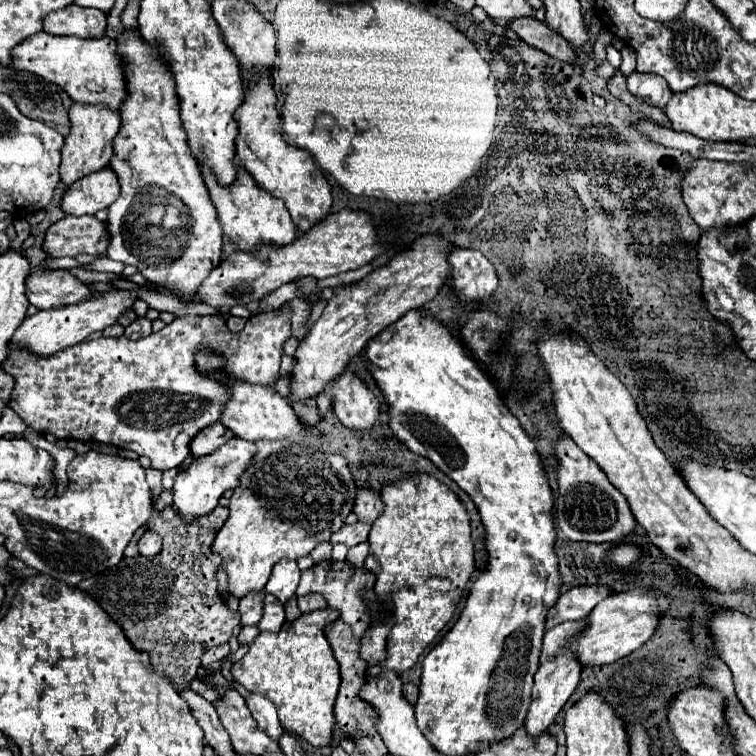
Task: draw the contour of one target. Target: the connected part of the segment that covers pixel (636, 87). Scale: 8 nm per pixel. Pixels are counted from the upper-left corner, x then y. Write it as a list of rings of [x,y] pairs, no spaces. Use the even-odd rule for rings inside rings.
[[[635,71],[631,77],[627,77],[627,87],[633,95],[641,97],[645,103],[659,107],[659,109],[663,109],[673,95],[673,91],[667,87],[665,79],[659,75],[651,75],[651,73],[643,75],[643,73]]]

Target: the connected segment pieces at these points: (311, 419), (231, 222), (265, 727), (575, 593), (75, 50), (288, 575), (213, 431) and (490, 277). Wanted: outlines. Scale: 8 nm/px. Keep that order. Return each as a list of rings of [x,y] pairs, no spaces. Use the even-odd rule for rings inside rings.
[[[309,399],[309,401],[303,401],[303,403],[295,403],[293,405],[299,421],[305,425],[305,427],[317,427],[321,423],[321,413],[317,411],[317,405],[315,405],[315,399]]]
[[[199,165],[203,183],[207,185],[209,197],[217,209],[223,233],[243,251],[249,251],[261,243],[273,243],[273,245],[283,245],[283,243],[291,243],[295,239],[295,225],[291,221],[291,215],[285,207],[285,203],[277,197],[271,197],[269,191],[263,191],[261,187],[257,187],[255,179],[251,179],[251,175],[239,167],[237,169],[237,179],[231,185],[219,185],[215,175],[211,173],[209,167]]]
[[[249,693],[245,697],[245,703],[247,703],[253,719],[257,721],[257,727],[261,731],[265,731],[271,739],[277,741],[283,735],[283,727],[279,723],[275,705],[265,695],[259,695],[259,693]]]
[[[579,585],[569,589],[561,595],[557,605],[549,611],[547,617],[547,629],[563,623],[563,621],[575,621],[587,617],[597,603],[601,603],[605,597],[609,597],[613,589],[609,585]]]
[[[39,33],[39,35],[27,37],[19,47],[15,47],[15,51],[11,53],[9,67],[17,69],[17,71],[35,73],[35,75],[47,79],[49,83],[59,85],[77,103],[93,103],[93,105],[97,103],[97,105],[107,105],[113,111],[119,111],[119,107],[123,105],[123,101],[127,97],[127,91],[125,91],[125,77],[123,77],[123,69],[119,63],[119,55],[115,55],[115,51],[117,51],[117,41],[109,39],[109,37],[81,39],[81,37],[53,37],[47,33]]]
[[[281,559],[279,563],[275,563],[273,573],[265,585],[265,591],[275,595],[281,603],[285,603],[295,595],[295,589],[299,585],[299,575],[301,571],[297,567],[297,561]]]
[[[211,423],[203,431],[199,431],[199,435],[195,435],[195,439],[191,439],[191,455],[201,457],[207,453],[213,453],[217,447],[221,447],[231,437],[233,437],[233,433],[227,431],[225,427],[221,427],[221,423]]]
[[[457,247],[449,255],[449,263],[449,283],[463,301],[481,301],[497,289],[495,267],[481,251]]]

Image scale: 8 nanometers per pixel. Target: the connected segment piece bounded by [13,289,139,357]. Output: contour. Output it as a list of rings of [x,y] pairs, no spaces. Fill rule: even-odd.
[[[113,289],[113,291],[103,291],[103,293],[93,293],[91,299],[67,307],[53,307],[47,311],[37,311],[31,317],[25,317],[25,321],[19,325],[19,329],[13,335],[13,347],[27,347],[39,357],[49,357],[57,351],[63,351],[67,347],[73,347],[81,341],[85,341],[91,333],[103,331],[109,325],[115,325],[117,319],[133,309],[135,301],[139,299],[137,293],[133,291],[123,291],[123,289]]]

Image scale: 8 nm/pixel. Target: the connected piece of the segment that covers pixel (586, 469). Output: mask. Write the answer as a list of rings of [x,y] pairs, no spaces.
[[[563,433],[557,443],[559,457],[559,497],[555,501],[555,521],[557,527],[571,541],[589,543],[617,543],[633,533],[635,517],[629,509],[627,499],[609,483],[607,475],[591,461],[575,441]]]

